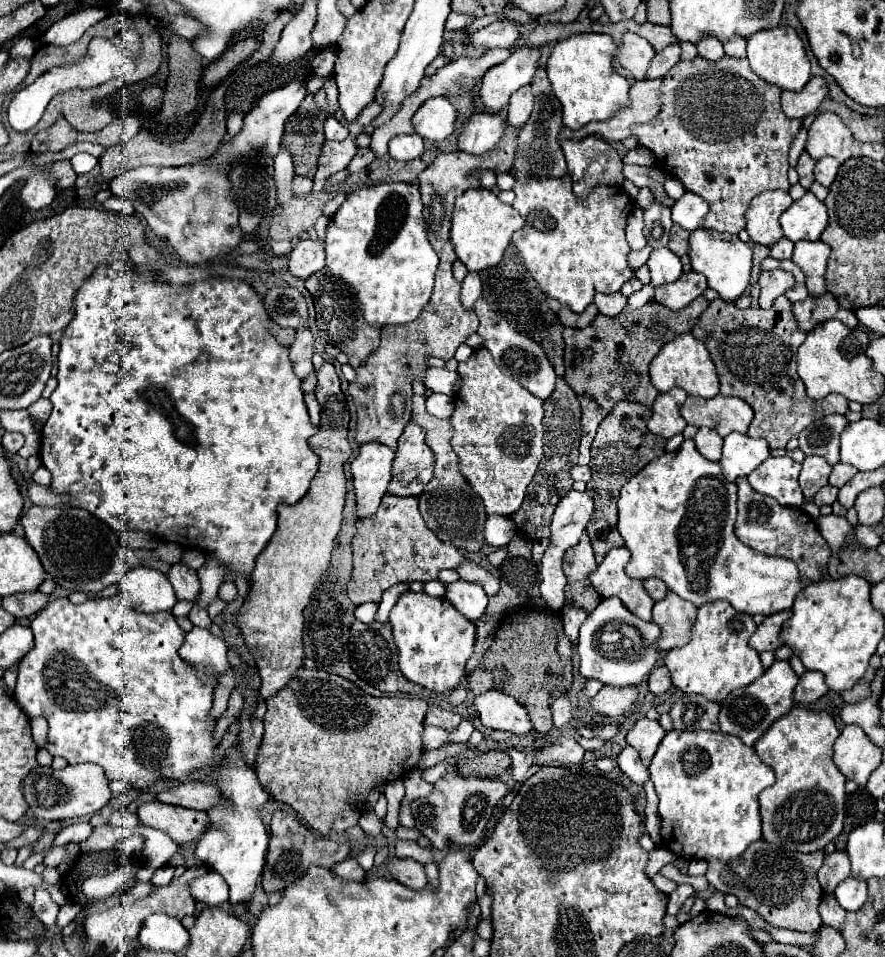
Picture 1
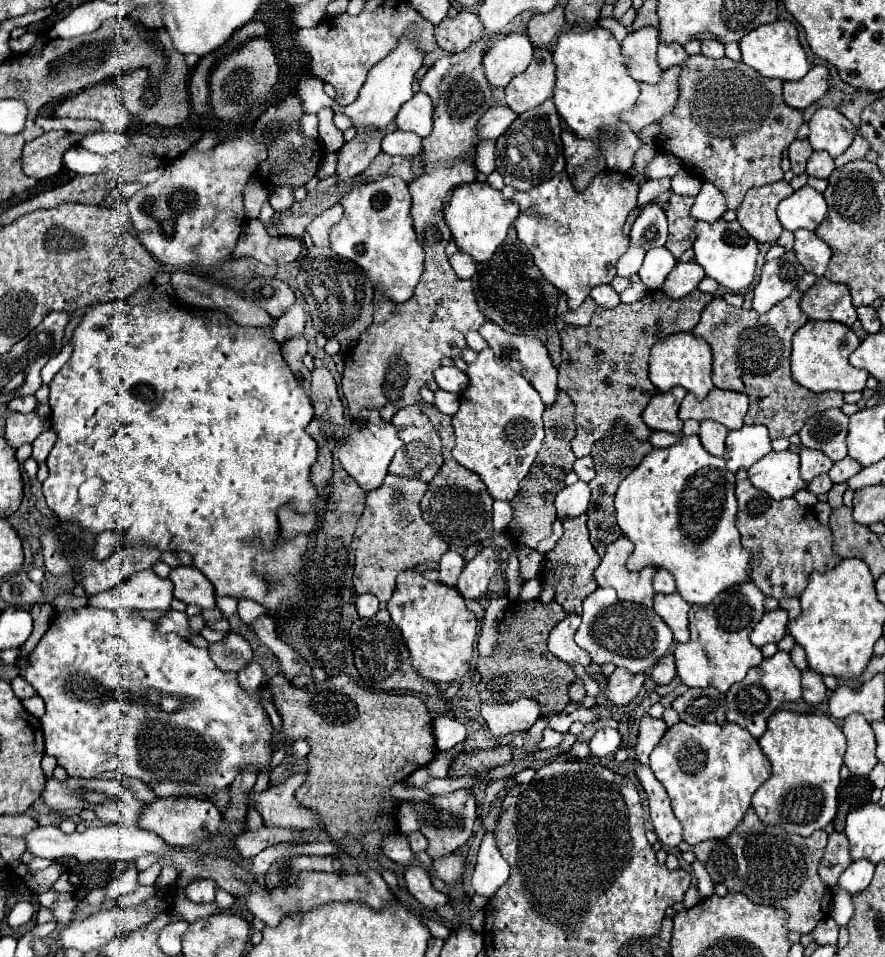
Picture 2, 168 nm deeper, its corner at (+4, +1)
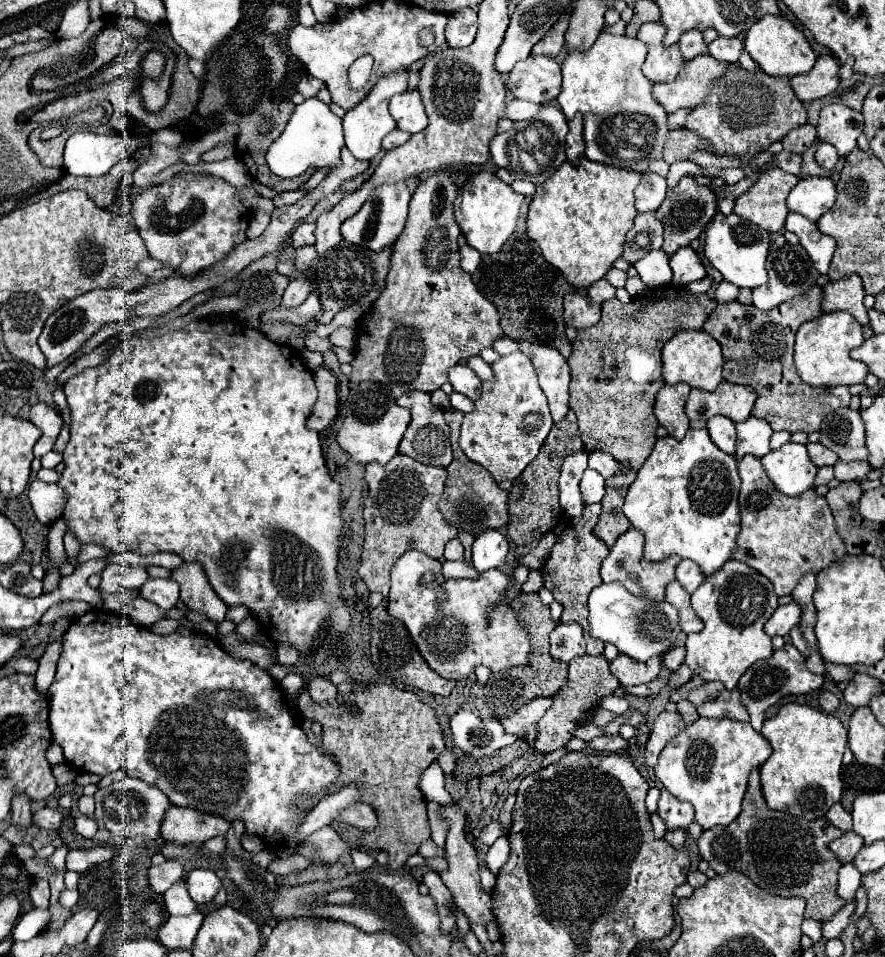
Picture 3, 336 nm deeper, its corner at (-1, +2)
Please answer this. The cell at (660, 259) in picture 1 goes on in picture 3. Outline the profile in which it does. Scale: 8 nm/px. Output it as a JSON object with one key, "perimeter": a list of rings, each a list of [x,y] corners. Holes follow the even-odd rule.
{"perimeter":[[[652,250],[642,260],[638,260],[634,264],[634,268],[638,270],[638,276],[642,278],[642,282],[648,288],[662,288],[662,286],[670,284],[670,280],[672,280],[672,270],[670,270],[668,260],[670,260],[670,256],[666,252]]]}

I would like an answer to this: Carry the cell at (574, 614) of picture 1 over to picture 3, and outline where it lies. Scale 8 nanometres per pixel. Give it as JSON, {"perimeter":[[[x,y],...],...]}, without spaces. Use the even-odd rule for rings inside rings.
{"perimeter":[[[558,624],[550,634],[550,654],[554,660],[568,664],[576,656],[586,654],[586,642],[580,624]]]}

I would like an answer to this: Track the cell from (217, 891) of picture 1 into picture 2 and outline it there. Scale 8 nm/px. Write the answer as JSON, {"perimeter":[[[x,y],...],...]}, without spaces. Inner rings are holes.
{"perimeter":[[[195,879],[187,889],[185,895],[193,903],[211,903],[215,899],[217,885],[211,879]]]}

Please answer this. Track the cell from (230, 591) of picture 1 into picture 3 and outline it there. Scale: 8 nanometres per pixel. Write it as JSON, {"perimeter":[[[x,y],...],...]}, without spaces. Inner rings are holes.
{"perimeter":[[[234,606],[234,608],[230,608],[230,610],[228,610],[226,618],[228,618],[228,620],[232,620],[234,624],[240,624],[242,620],[246,620],[246,618],[248,618],[248,614],[250,614],[250,612],[248,612],[248,608],[246,608],[246,606]]]}

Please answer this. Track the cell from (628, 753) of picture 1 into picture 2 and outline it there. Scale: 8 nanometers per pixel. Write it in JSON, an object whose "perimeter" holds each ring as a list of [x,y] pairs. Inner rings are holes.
{"perimeter":[[[635,763],[633,773],[637,775],[637,779],[641,781],[641,785],[647,793],[649,815],[651,815],[651,821],[653,821],[653,827],[655,827],[655,833],[657,833],[659,841],[667,849],[675,849],[683,841],[683,837],[681,837],[681,825],[671,811],[669,797],[667,797],[665,789],[655,781],[649,767]]]}

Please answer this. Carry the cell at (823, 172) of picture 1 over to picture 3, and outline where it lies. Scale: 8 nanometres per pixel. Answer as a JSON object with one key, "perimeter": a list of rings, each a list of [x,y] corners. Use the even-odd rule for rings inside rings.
{"perimeter":[[[822,142],[822,144],[818,146],[818,150],[816,150],[816,162],[818,162],[822,168],[832,170],[832,168],[836,166],[836,162],[838,162],[838,152],[836,152],[836,148],[834,148],[832,144]]]}

